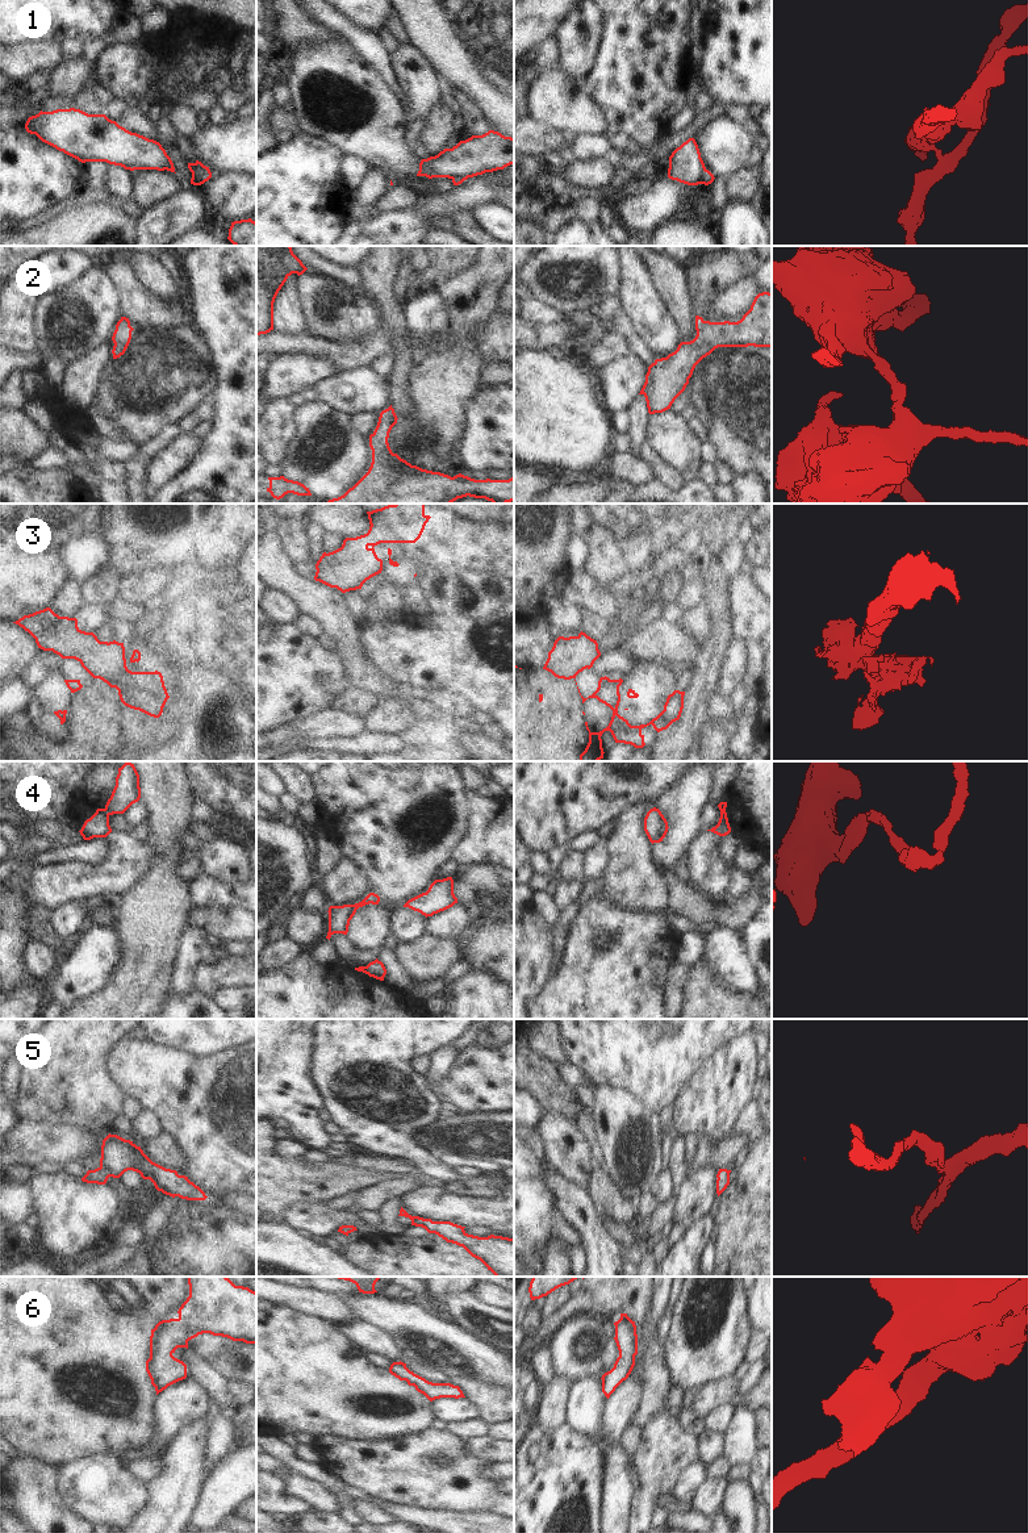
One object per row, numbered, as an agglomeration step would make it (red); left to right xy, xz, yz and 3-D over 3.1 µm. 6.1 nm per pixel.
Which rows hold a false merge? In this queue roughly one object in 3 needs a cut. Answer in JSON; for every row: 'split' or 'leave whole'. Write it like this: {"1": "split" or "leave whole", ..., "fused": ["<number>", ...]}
{"1": "split", "2": "leave whole", "3": "leave whole", "4": "split", "5": "leave whole", "6": "leave whole", "fused": ["1", "4"]}

